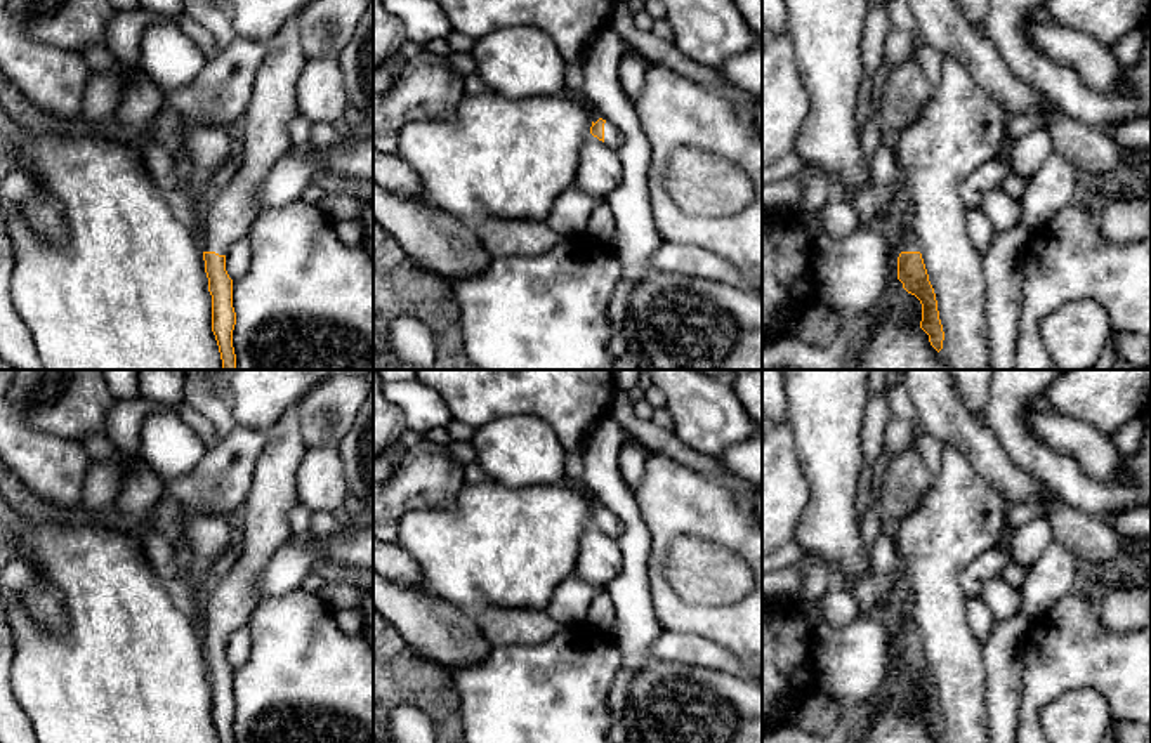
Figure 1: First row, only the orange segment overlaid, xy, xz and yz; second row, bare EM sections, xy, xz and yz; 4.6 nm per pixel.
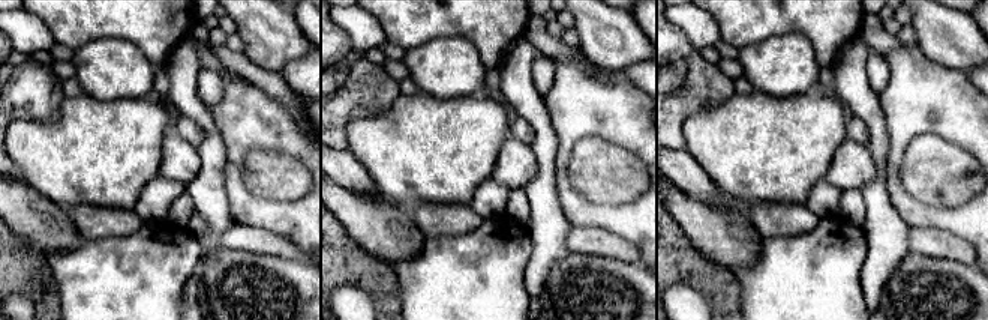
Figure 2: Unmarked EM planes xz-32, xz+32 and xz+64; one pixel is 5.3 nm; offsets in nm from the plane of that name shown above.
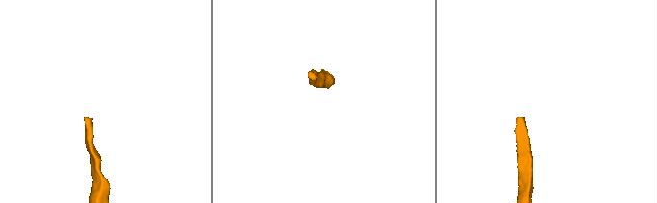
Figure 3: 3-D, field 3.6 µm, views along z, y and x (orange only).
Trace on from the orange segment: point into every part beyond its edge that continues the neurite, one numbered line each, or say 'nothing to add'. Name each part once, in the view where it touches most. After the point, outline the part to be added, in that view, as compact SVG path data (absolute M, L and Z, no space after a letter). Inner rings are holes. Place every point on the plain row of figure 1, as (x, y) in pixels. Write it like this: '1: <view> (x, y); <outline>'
1: xy (231, 599); M299 404L269 429L257 460L245 510L243 549L222 578L215 578L205 601L203 641L226 644L231 632L247 628L259 604L255 578L271 556L292 536L288 514L297 496L297 470L307 451Z

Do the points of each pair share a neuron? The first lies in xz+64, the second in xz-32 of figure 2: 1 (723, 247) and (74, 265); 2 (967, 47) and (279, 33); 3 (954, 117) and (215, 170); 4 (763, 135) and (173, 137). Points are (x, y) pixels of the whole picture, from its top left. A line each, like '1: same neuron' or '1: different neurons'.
1: different neurons
2: same neuron
3: different neurons
4: different neurons

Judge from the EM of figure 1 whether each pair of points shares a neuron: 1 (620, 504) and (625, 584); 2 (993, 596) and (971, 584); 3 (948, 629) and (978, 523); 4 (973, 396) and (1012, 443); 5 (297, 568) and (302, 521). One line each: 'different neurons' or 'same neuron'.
1: same neuron
2: different neurons
3: same neuron
4: different neurons
5: different neurons

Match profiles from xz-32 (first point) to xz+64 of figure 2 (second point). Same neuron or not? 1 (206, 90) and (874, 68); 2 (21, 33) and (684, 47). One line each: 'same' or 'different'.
1: same
2: different

